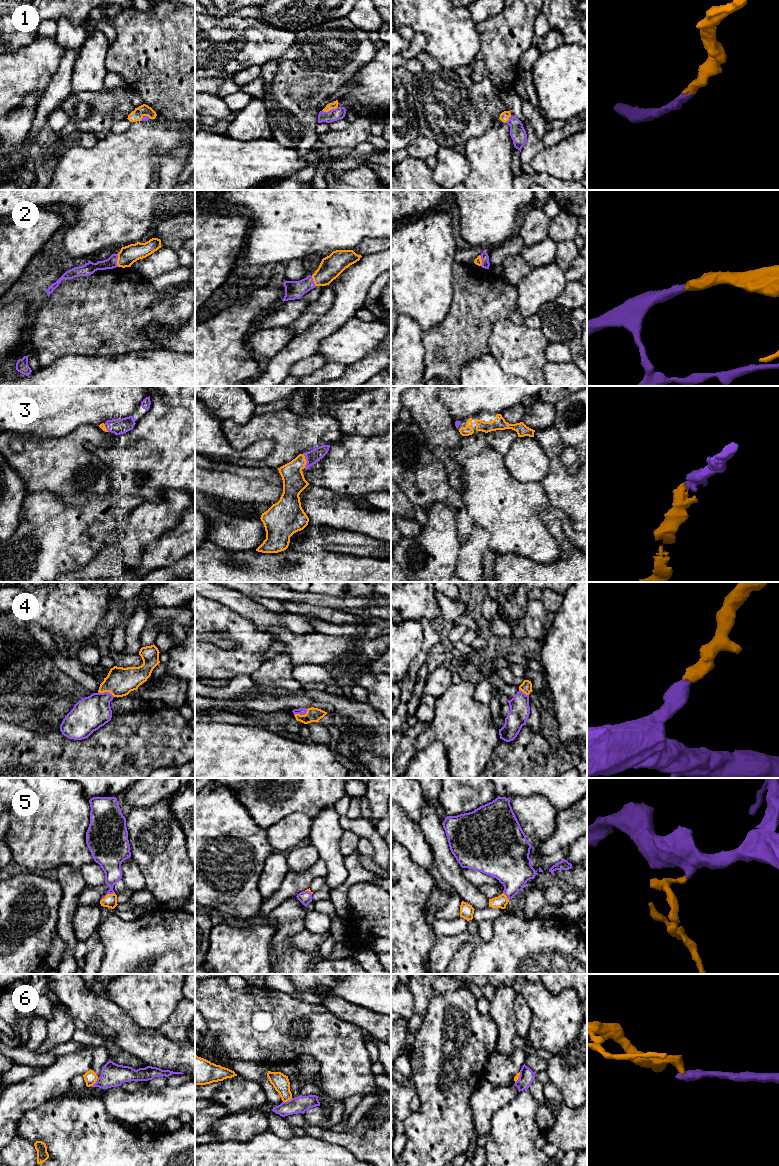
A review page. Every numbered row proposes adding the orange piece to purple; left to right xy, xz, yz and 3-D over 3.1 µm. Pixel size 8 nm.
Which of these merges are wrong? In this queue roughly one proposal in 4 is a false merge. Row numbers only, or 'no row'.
6

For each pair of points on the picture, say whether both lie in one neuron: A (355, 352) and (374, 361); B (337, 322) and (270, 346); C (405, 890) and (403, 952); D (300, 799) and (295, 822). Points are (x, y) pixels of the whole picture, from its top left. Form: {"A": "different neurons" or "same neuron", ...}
{"A": "different neurons", "B": "different neurons", "C": "same neuron", "D": "different neurons"}

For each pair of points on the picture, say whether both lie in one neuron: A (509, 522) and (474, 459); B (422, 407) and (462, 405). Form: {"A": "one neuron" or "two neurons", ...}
{"A": "one neuron", "B": "two neurons"}

